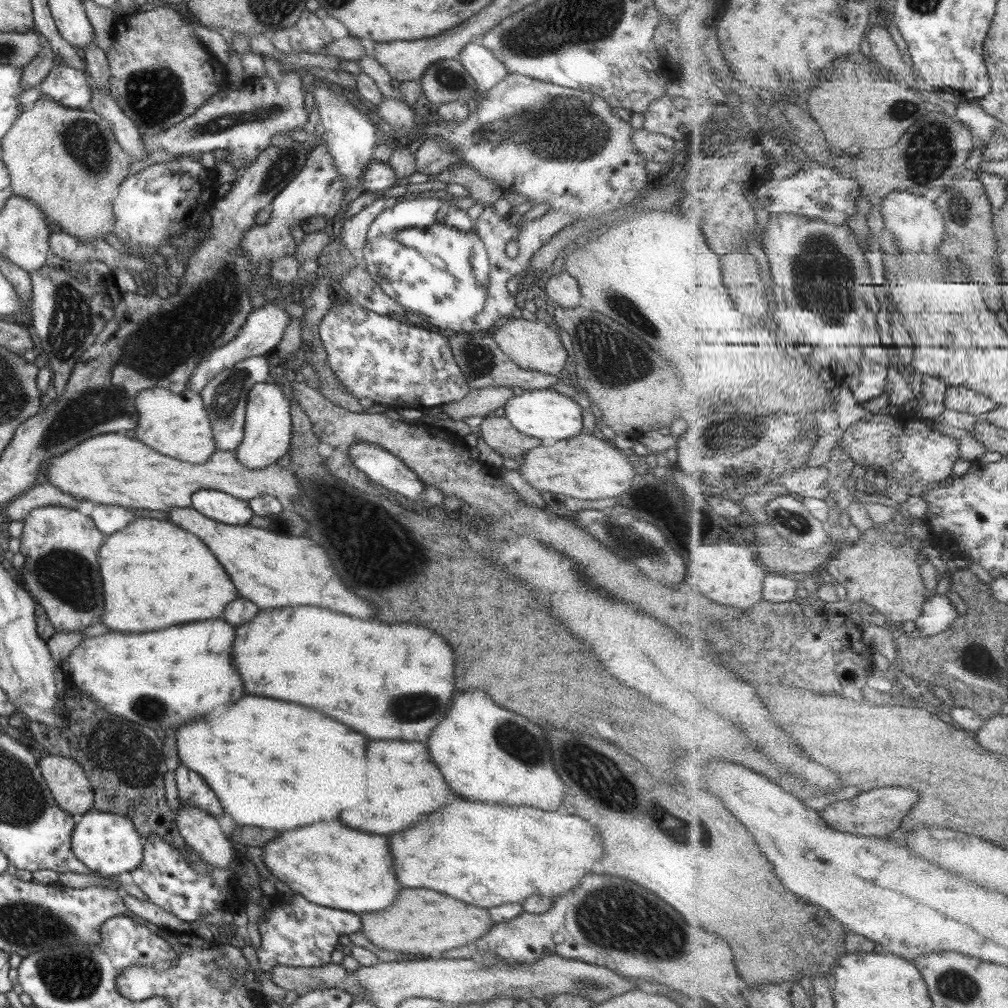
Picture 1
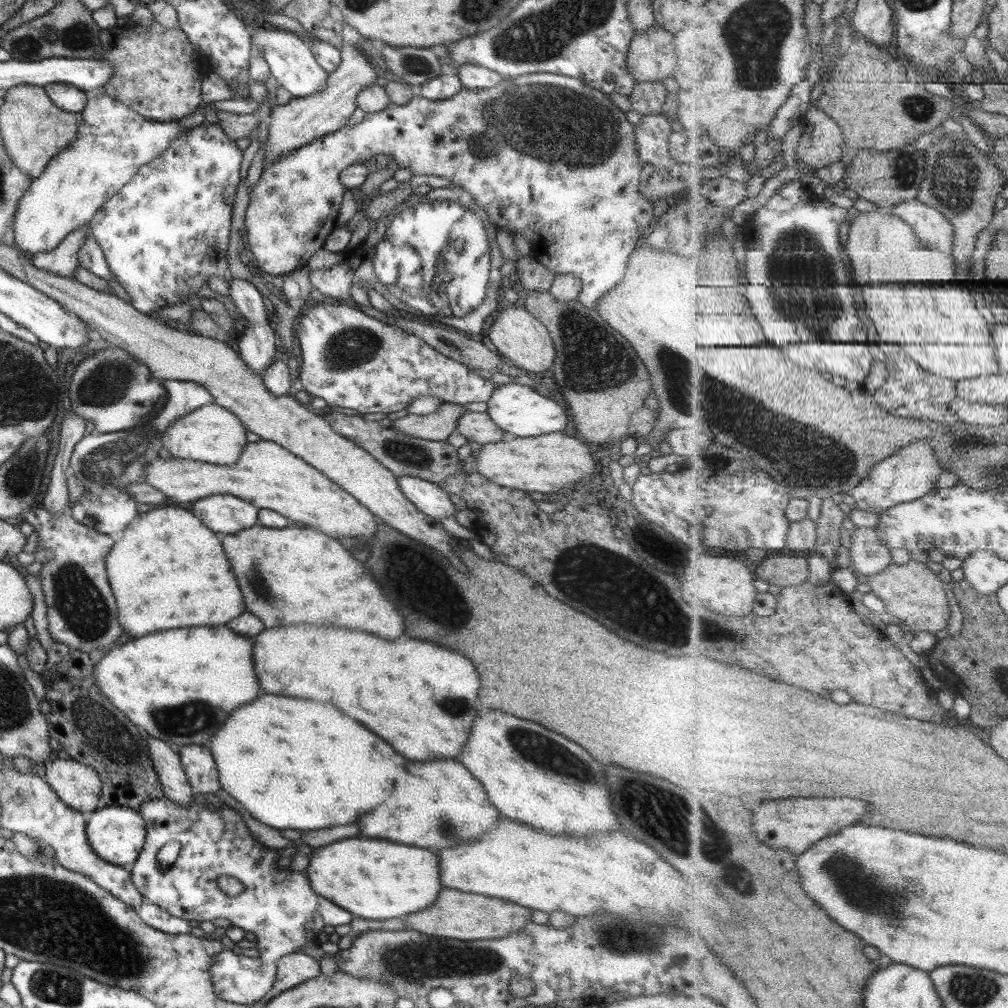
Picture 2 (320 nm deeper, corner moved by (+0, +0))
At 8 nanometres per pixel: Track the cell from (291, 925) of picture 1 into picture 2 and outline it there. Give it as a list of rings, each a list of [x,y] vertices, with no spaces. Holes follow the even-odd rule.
[[[163,795],[159,800],[143,802],[137,811],[144,820],[146,835],[139,856],[128,868],[131,882],[145,902],[154,904],[171,916],[188,922],[190,920],[211,922],[215,918],[225,918],[229,920],[231,926],[242,928],[244,932],[251,932],[256,936],[259,957],[245,957],[233,953],[232,950],[222,950],[213,958],[209,958],[212,992],[219,1000],[231,1002],[231,1004],[255,1004],[272,988],[277,972],[276,960],[280,956],[287,956],[290,952],[298,951],[298,948],[302,946],[319,946],[317,934],[322,931],[325,924],[333,927],[349,924],[351,916],[345,910],[339,910],[335,904],[311,892],[311,886],[305,874],[293,872],[289,868],[279,868],[276,862],[281,855],[251,836],[241,816],[235,814],[235,811],[227,805],[222,804],[222,807],[218,808],[194,802],[180,805]],[[167,842],[179,842],[177,857],[172,865],[156,866],[155,854]],[[219,876],[237,878],[243,884],[244,890],[236,897],[225,896],[215,883]]]

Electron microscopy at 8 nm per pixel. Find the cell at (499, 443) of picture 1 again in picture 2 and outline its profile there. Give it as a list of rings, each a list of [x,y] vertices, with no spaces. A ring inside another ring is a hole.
[[[463,411],[456,429],[469,443],[487,444],[506,440],[509,436],[497,428],[486,412]]]

